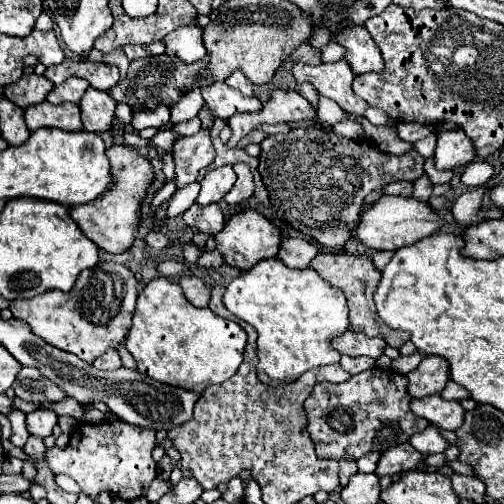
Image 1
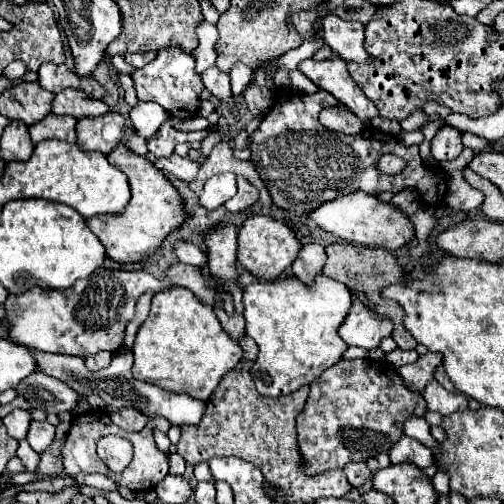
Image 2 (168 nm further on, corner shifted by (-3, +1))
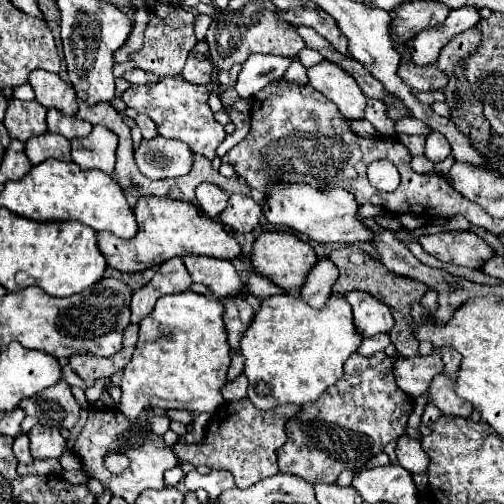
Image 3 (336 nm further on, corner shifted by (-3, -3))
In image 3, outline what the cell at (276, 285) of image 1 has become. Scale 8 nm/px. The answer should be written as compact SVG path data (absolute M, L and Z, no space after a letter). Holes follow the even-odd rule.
M273 295L261 301L261 309L255 313L251 327L241 339L241 353L245 357L243 373L249 381L247 397L257 409L263 409L263 411L285 405L285 403L295 403L295 405L311 403L327 387L331 387L343 377L343 365L359 349L361 341L363 341L363 335L355 331L351 305L347 305L343 297L331 295L331 299L327 301L323 309L313 309L307 303L303 303L301 297Z

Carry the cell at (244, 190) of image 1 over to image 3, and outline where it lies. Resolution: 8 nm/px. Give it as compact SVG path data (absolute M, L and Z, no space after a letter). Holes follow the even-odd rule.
M231 195L225 211L219 215L221 223L237 233L253 231L261 217L261 205L247 195Z

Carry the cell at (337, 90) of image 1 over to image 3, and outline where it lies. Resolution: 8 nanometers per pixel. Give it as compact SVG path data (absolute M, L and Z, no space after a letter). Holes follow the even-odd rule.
M321 61L309 67L307 75L309 75L309 85L315 87L315 91L319 91L323 97L331 99L345 119L349 121L363 119L367 99L363 95L355 97L355 91L361 89L347 71L343 71L339 65L331 61Z

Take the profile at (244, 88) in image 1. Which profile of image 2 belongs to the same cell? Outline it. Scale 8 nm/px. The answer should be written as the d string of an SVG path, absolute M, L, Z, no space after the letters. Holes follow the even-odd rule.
M237 63L237 65L229 71L229 77L231 77L231 91L233 91L235 95L241 95L241 93L247 89L247 85L253 81L253 71L251 71L247 65Z

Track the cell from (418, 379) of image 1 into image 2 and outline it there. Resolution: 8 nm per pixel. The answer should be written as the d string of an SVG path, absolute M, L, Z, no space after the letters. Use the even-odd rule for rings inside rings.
M427 351L415 363L401 367L399 375L403 377L403 381L407 383L407 387L411 391L421 393L427 387L427 383L431 383L431 379L435 379L435 369L441 365L441 361L443 359L441 359L439 353Z

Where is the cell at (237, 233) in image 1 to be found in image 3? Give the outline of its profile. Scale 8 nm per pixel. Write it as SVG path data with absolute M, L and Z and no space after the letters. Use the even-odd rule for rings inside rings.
M267 231L263 233L255 245L253 245L253 255L251 255L251 263L255 267L255 271L259 271L263 277L271 279L273 283L277 283L281 289L285 291L297 291L303 287L309 271L315 267L317 263L317 255L313 251L313 247L307 241L301 241L297 235L293 233L279 233L279 231Z

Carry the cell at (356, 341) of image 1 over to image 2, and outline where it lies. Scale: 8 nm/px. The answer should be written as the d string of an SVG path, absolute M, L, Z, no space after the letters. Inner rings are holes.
M353 299L349 315L339 327L339 337L347 345L355 345L371 351L379 347L381 341L391 335L391 331L393 331L393 323L389 319L377 319L365 309L365 305L359 299Z

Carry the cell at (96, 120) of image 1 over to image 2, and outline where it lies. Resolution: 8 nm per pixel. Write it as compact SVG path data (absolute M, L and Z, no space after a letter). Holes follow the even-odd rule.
M117 111L99 115L95 119L77 121L77 143L85 151L103 151L105 155L123 139L125 119Z

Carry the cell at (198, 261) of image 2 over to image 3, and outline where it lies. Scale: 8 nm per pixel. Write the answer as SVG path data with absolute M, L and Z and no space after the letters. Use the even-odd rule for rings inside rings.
M187 257L183 259L193 281L203 283L217 299L247 295L239 273L231 261L219 261L211 257Z

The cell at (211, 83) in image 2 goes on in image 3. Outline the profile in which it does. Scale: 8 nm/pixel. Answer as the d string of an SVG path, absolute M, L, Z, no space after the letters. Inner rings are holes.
M193 49L187 57L187 63L185 63L185 79L189 83L203 83L203 85L209 85L211 83L211 63L209 61L199 61L197 59L197 51Z

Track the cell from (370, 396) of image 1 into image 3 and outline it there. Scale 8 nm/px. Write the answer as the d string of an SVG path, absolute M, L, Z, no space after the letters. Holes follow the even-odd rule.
M383 351L363 357L359 353L351 355L345 363L345 375L335 385L331 385L315 403L305 403L297 415L287 421L287 441L279 447L279 469L283 473L297 475L309 483L335 483L343 469L361 469L371 457L381 453L389 441L399 439L405 433L407 419L413 413L413 399L395 385L393 359Z

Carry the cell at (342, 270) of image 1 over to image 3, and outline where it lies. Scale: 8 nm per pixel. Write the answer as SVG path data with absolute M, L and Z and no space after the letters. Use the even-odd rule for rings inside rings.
M353 245L353 247L343 247L337 249L329 255L329 259L337 265L339 269L339 279L333 285L333 293L335 295L345 295L349 291L367 291L371 293L375 299L379 299L381 303L387 303L391 307L393 319L395 319L395 327L389 331L391 341L397 347L397 353L403 357L415 357L417 349L419 349L419 341L415 339L413 333L413 317L411 317L411 305L415 301L421 301L421 297L429 291L429 287L417 279L409 279L409 277L401 277L395 275L391 271L385 269L385 265L379 259L373 259L369 253L365 253L361 247Z

